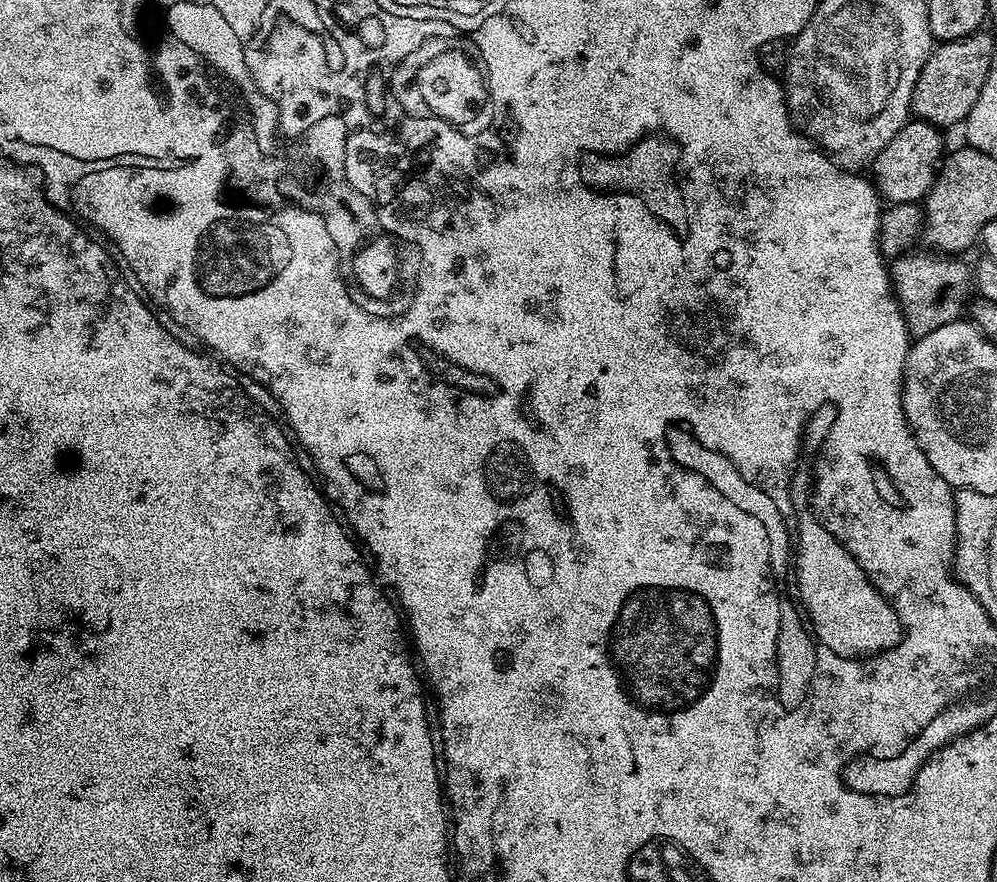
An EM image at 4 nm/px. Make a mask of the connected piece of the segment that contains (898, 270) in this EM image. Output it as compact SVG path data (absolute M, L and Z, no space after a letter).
M915 252L895 257L891 261L890 279L908 327L908 335L919 338L965 315L974 292L974 272L959 255L936 254L931 260Z

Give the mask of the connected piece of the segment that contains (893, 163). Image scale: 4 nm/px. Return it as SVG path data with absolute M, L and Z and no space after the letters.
M909 119L907 124L886 142L886 150L878 154L870 172L874 177L876 191L888 204L915 204L923 201L940 173L941 163L946 155L941 129L927 120Z

